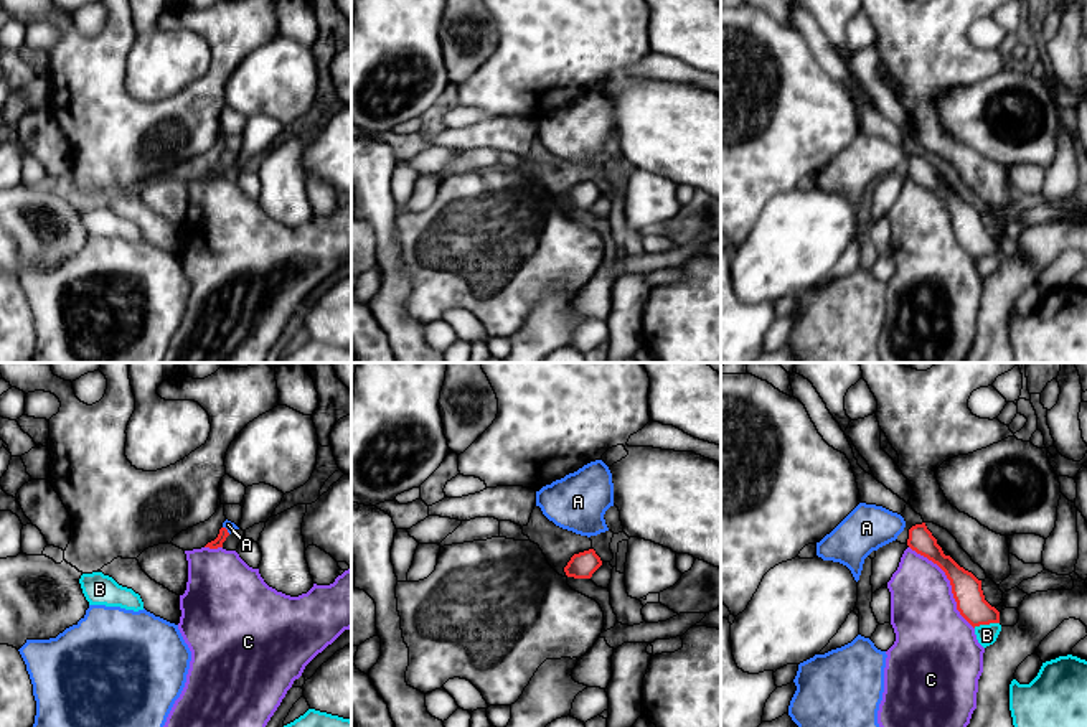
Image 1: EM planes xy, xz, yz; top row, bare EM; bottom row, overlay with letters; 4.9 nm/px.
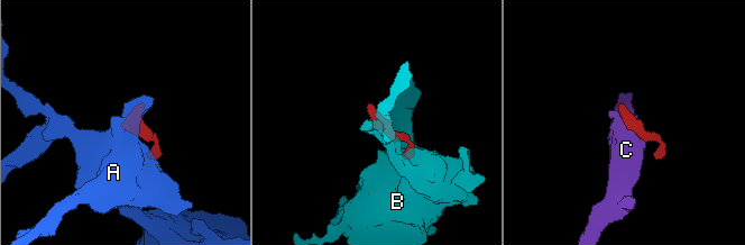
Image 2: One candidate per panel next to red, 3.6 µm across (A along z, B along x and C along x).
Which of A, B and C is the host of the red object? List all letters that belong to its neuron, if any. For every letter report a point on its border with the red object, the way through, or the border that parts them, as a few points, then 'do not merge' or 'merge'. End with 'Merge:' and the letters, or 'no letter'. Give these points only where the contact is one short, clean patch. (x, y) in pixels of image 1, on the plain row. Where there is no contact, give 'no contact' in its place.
A: contact xy (226, 160); way xy (223, 164), (226, 160), (228, 155); merge
B: contact yz (985, 254); do not merge
C: contact yz (950, 215); do not merge
Merge: A

